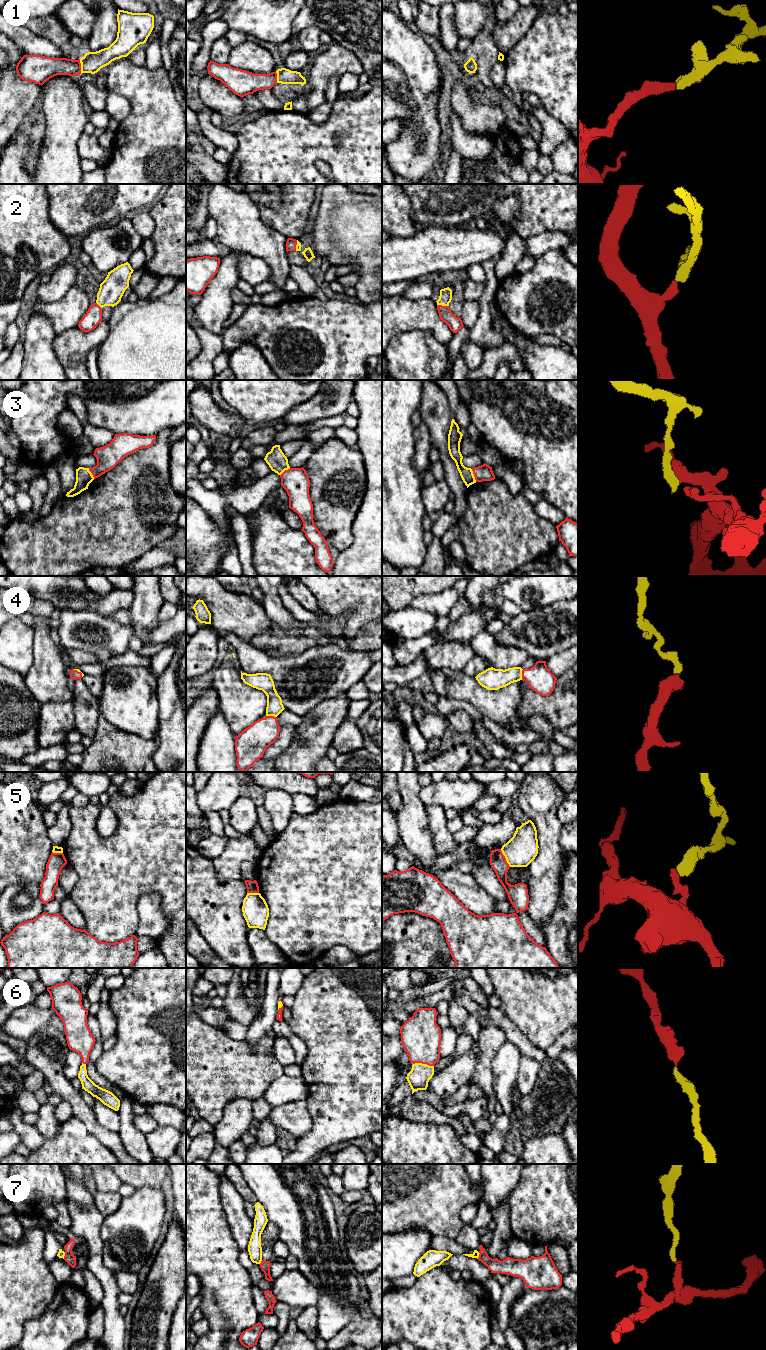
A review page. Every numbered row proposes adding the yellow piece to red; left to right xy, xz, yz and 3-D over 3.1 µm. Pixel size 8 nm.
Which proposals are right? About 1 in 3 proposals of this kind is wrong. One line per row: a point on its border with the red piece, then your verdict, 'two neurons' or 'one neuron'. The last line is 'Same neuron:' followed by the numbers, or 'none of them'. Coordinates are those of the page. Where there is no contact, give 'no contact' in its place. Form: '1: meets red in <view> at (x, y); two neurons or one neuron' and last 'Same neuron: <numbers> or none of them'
1: meets red in xy at (80, 66); one neuron
2: meets red in yz at (443, 306); one neuron
3: meets red in yz at (474, 475); one neuron
4: meets red in xz at (271, 716); one neuron
5: meets red in yz at (505, 858); two neurons
6: meets red in yz at (423, 1063); one neuron
7: meets red in yz at (479, 1256); two neurons
Same neuron: 1, 2, 3, 4, 6

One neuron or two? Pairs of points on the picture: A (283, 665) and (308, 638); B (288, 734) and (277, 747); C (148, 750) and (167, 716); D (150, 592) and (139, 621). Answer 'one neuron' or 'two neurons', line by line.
A: two neurons
B: one neuron
C: two neurons
D: one neuron

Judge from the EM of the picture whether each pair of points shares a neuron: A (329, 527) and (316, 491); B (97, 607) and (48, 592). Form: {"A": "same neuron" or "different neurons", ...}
{"A": "same neuron", "B": "same neuron"}

